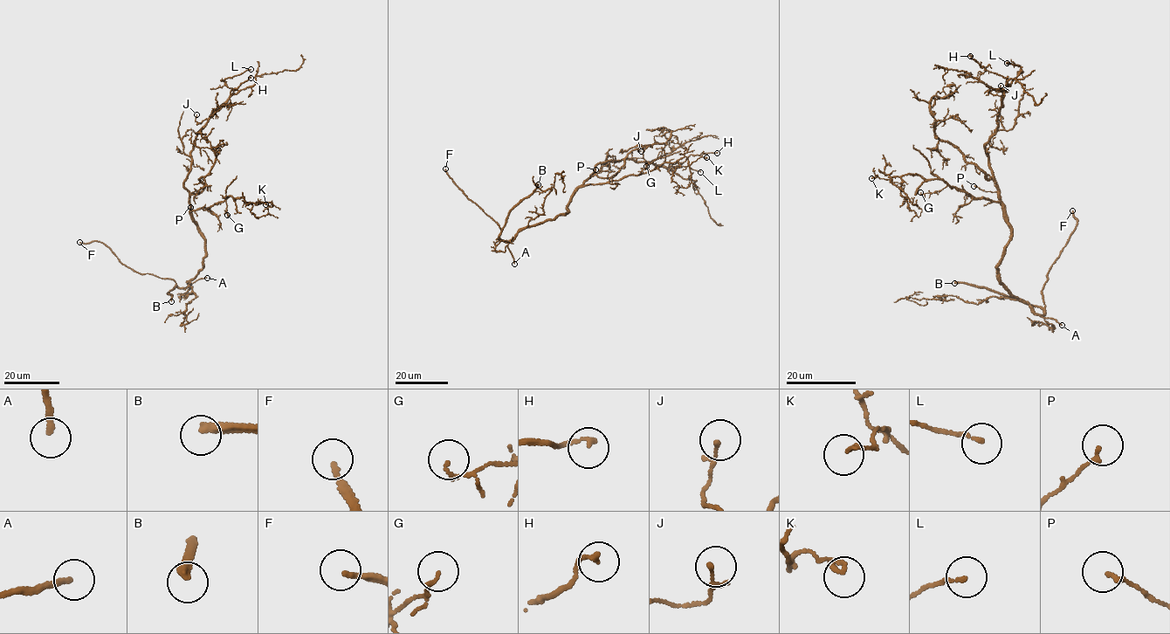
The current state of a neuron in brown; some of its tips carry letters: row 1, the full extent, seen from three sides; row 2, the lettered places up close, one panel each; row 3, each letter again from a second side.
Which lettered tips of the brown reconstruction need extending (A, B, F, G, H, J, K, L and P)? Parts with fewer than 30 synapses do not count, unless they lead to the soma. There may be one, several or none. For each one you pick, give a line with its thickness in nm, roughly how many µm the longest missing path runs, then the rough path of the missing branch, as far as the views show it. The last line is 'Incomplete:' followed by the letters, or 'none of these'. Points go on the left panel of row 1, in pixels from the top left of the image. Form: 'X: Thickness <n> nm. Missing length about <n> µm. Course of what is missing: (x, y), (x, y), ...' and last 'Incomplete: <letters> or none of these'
A: Thickness 180 nm. Missing length about 70 µm. Course of what is missing: (207, 278), (258, 258), (264, 240), (295, 225), (296, 219), (313, 203)
B: Thickness 360 nm. Missing length about 170 µm
F: Thickness 200 nm. Missing length about 9 µm. Course of what is missing: (79, 242), (65, 241), (58, 246)
Incomplete: A, B, F

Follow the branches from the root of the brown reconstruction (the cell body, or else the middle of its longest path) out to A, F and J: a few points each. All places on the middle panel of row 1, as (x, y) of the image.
A: (577, 188), (566, 206), (568, 211), (552, 219), (526, 226), (508, 244), (514, 264)
F: (577, 188), (566, 206), (568, 211), (526, 226), (506, 241), (499, 239), (496, 222), (468, 199), (445, 168)
J: (577, 188), (591, 176), (600, 162), (629, 158), (643, 161), (643, 148), (637, 151), (641, 151)

